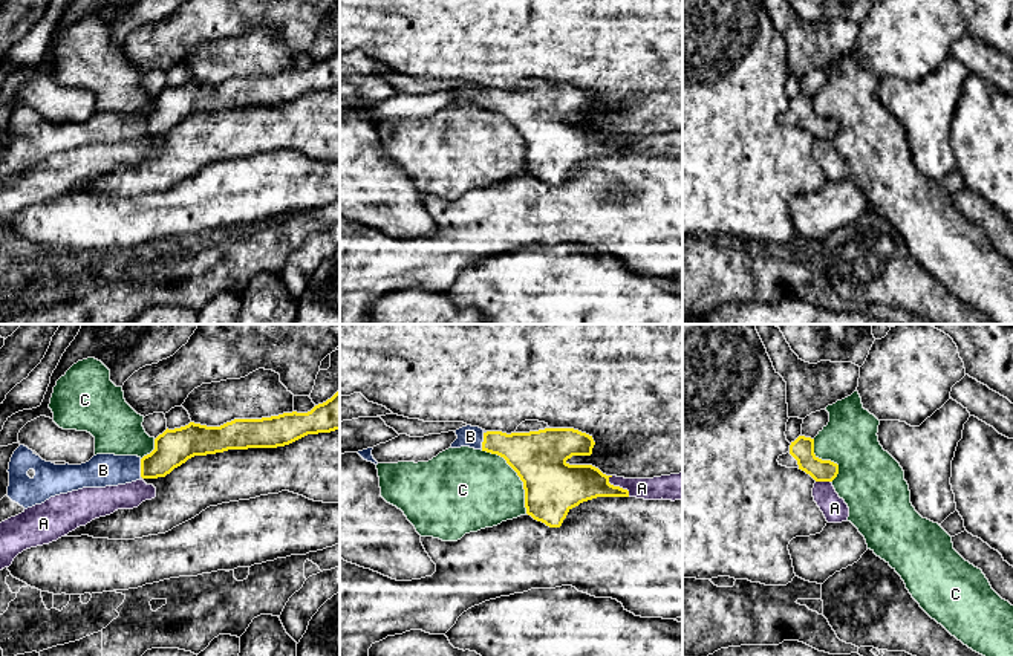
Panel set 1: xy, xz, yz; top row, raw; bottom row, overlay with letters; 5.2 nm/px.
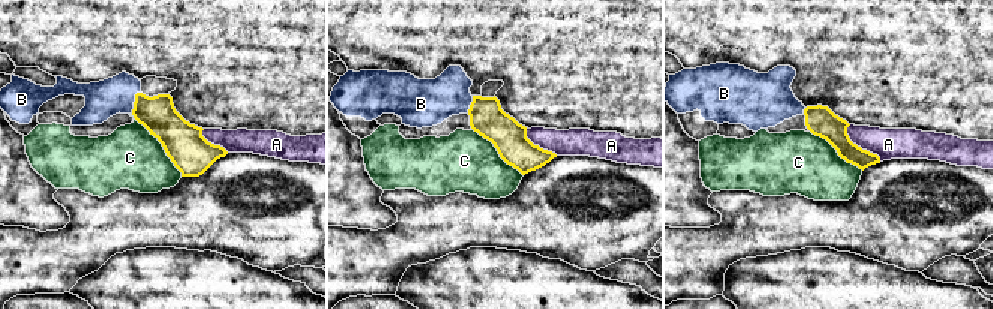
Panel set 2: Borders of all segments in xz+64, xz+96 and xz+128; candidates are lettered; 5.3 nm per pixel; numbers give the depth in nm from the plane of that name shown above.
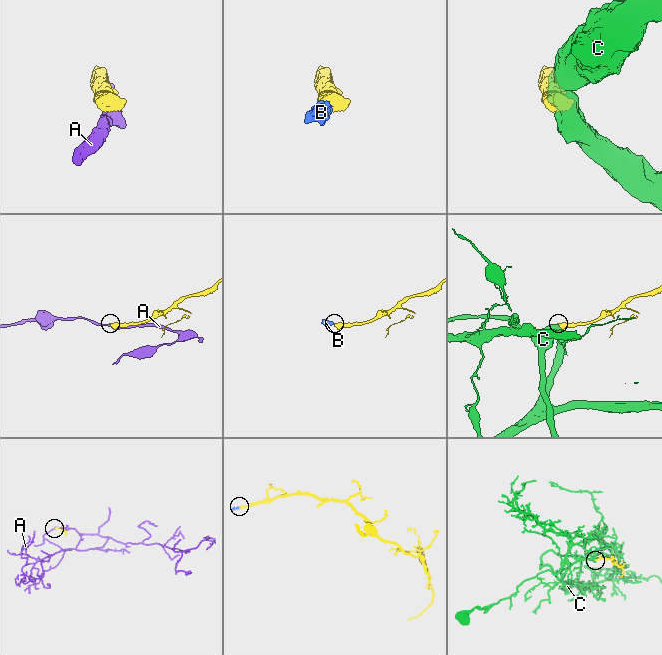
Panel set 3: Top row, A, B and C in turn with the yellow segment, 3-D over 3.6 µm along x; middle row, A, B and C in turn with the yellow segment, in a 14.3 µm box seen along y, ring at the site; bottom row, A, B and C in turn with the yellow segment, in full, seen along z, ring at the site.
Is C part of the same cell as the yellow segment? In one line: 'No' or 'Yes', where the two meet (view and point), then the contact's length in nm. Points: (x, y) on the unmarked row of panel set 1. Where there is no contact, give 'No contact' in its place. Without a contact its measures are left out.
No. Touches yellow at xz (517, 132). Shared border 420 nm

